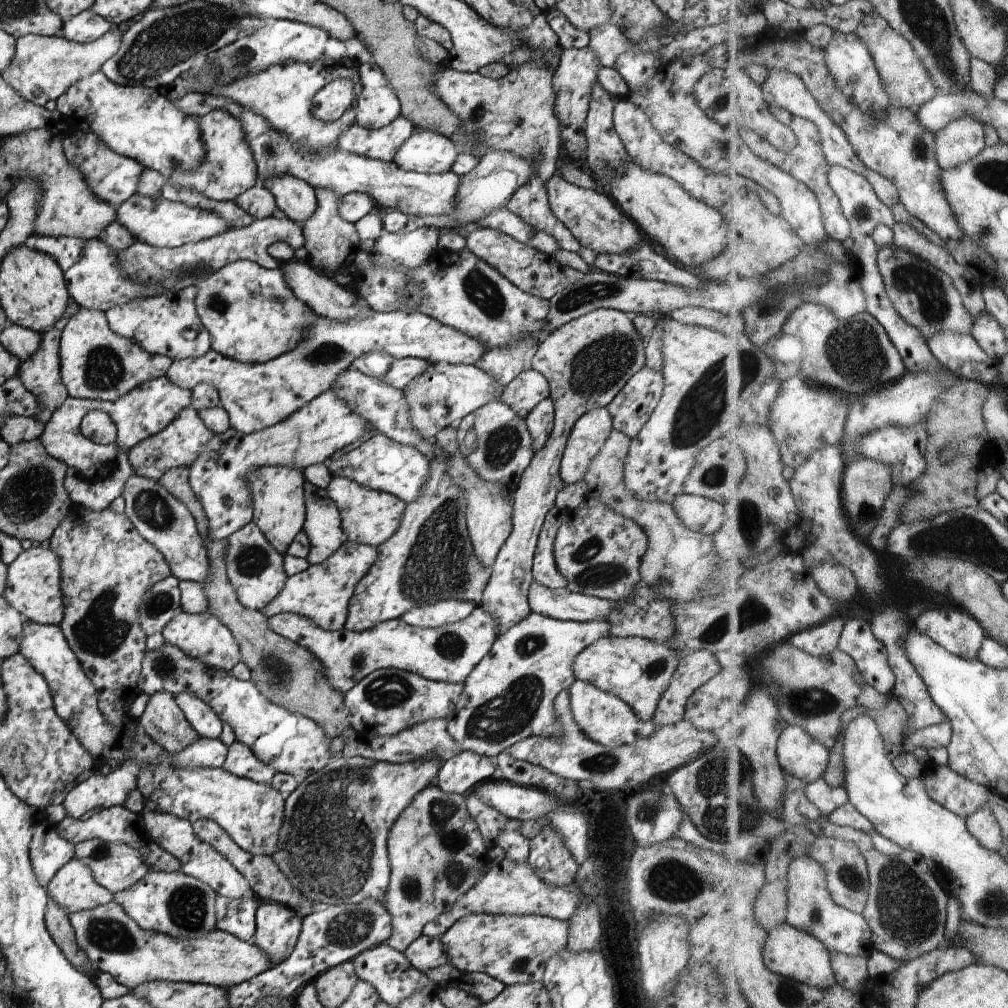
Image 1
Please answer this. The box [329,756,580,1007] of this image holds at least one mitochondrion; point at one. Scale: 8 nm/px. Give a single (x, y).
(439, 810)

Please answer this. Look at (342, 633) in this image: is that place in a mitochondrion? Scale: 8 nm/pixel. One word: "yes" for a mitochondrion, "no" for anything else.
no

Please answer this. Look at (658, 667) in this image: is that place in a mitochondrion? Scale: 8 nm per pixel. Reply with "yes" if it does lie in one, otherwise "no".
yes

